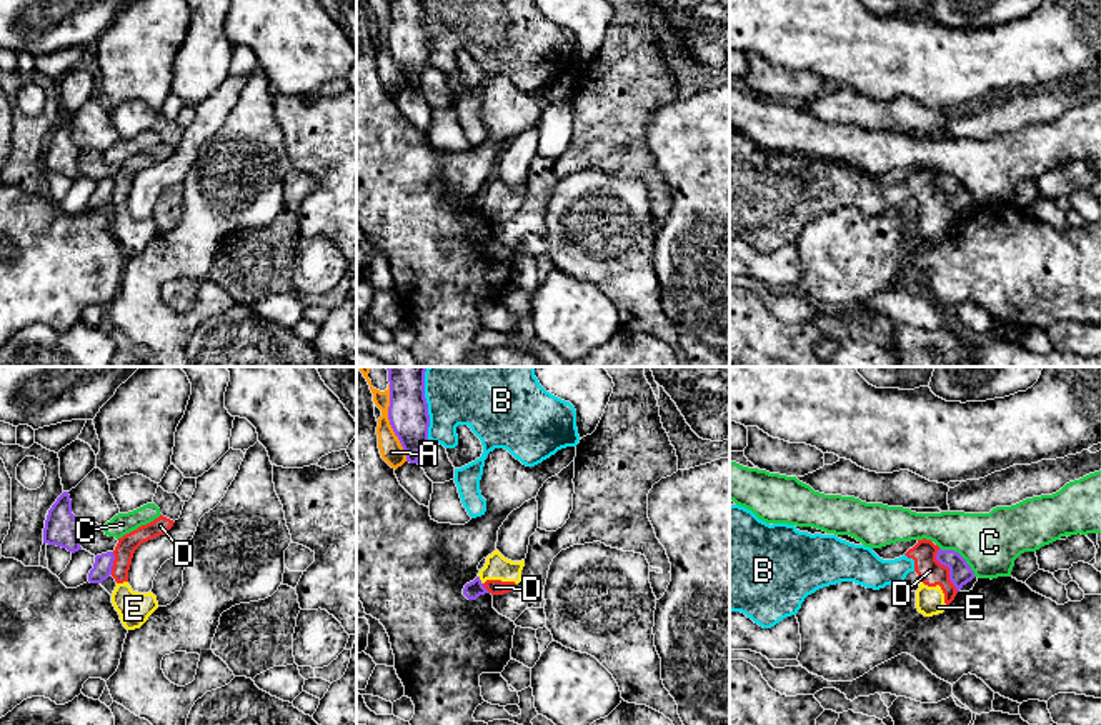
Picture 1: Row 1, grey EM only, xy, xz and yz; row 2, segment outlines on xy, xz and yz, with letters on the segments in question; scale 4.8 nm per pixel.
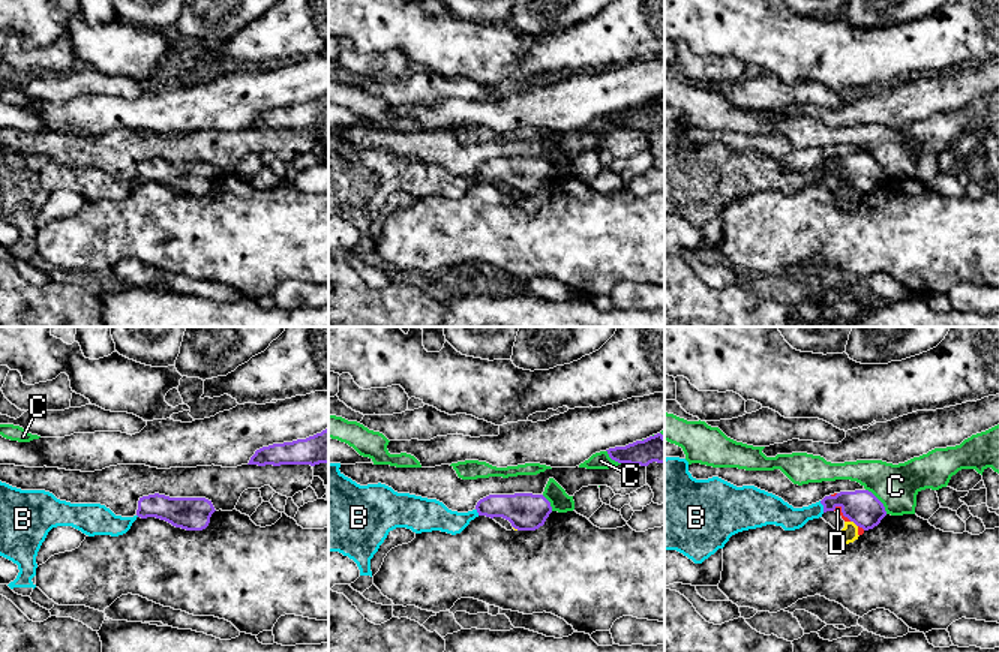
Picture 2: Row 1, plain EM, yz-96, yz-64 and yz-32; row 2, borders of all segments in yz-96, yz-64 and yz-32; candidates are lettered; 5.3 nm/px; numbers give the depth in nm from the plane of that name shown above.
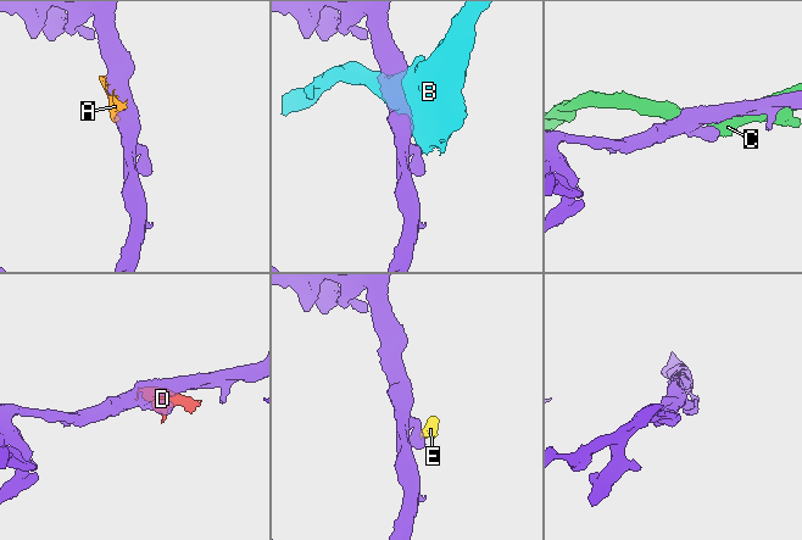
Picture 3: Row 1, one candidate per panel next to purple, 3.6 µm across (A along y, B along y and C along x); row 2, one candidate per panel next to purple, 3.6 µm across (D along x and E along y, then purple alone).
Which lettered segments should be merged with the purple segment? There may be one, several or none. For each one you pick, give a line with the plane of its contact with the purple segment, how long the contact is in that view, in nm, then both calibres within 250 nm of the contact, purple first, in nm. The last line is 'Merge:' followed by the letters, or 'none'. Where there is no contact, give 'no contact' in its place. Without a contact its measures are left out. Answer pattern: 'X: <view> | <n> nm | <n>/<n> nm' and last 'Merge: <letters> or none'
Merge: none

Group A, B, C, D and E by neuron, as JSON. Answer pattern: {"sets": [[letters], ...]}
{"sets": [["A"], ["B", "D", "E"], ["C"]]}

